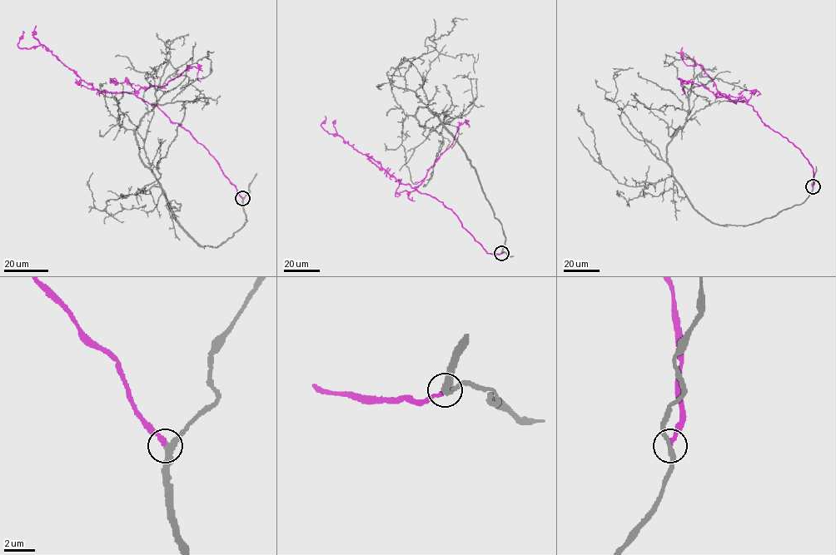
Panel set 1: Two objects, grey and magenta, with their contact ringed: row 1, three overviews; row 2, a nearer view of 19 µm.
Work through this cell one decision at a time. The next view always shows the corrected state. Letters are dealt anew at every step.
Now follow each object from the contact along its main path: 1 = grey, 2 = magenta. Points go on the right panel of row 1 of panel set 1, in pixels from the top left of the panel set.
1: (813, 186), (804, 201), (777, 215), (718, 225), (673, 176), (619, 183), (601, 164), (579, 104)
2: (813, 186), (813, 169), (793, 143), (766, 126), (748, 102), (720, 93), (702, 67), (688, 66), (675, 52)

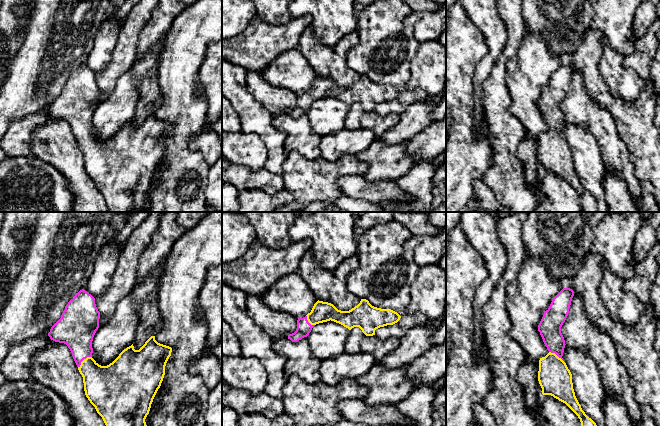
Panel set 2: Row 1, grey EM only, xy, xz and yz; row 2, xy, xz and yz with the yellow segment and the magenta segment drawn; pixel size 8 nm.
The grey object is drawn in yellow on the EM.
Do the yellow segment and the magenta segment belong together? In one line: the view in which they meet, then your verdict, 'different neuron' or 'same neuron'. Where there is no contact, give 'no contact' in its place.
xy | same neuron

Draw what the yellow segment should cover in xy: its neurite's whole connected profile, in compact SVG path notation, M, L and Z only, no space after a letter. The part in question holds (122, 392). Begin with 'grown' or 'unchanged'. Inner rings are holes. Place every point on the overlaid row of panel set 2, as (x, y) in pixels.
grown | M82 289L68 302L48 336L55 342L66 344L70 349L83 377L85 395L106 426L147 426L145 419L163 381L172 348L158 343L155 336L151 336L139 350L135 350L132 344L112 363L101 366L92 358L92 341L99 328L99 319L100 312L95 298Z

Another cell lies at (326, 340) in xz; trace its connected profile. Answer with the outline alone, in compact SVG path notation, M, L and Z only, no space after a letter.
M334 321L316 324L307 336L312 357L321 361L344 353L350 330Z

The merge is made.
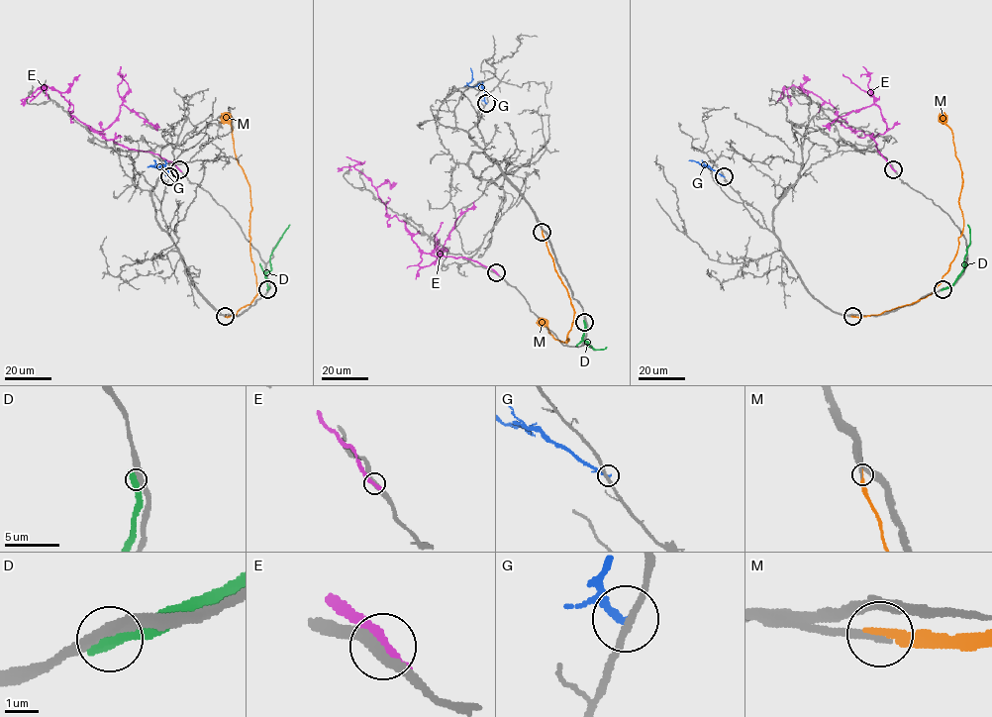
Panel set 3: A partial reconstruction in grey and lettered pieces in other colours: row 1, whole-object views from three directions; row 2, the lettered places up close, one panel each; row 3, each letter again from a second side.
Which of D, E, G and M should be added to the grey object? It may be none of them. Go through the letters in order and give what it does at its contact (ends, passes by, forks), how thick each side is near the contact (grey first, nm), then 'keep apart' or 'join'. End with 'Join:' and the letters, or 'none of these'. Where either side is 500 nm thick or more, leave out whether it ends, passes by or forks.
D: 340 nm thick on the grey side, 550 nm on the other; keep apart
E: it passes by; 240 nm thick on the grey side, 240 nm on the other; keep apart
G: it ends there; 200 nm thick on the grey side, 200 nm on the other; keep apart
M: it ends there; 220 nm thick on the grey side, 260 nm on the other; join
Join: M

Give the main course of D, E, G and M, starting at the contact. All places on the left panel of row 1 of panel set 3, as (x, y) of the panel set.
D: (267, 289), (265, 276), (271, 269), (270, 256), (290, 224)
E: (179, 169), (156, 154), (128, 150), (107, 140), (72, 116), (69, 103), (55, 89), (42, 85), (30, 101)
G: (169, 176), (164, 165), (152, 167), (155, 162), (153, 160)
M: (226, 316), (248, 304), (257, 291), (249, 249), (250, 193), (236, 155), (232, 126), (225, 118)

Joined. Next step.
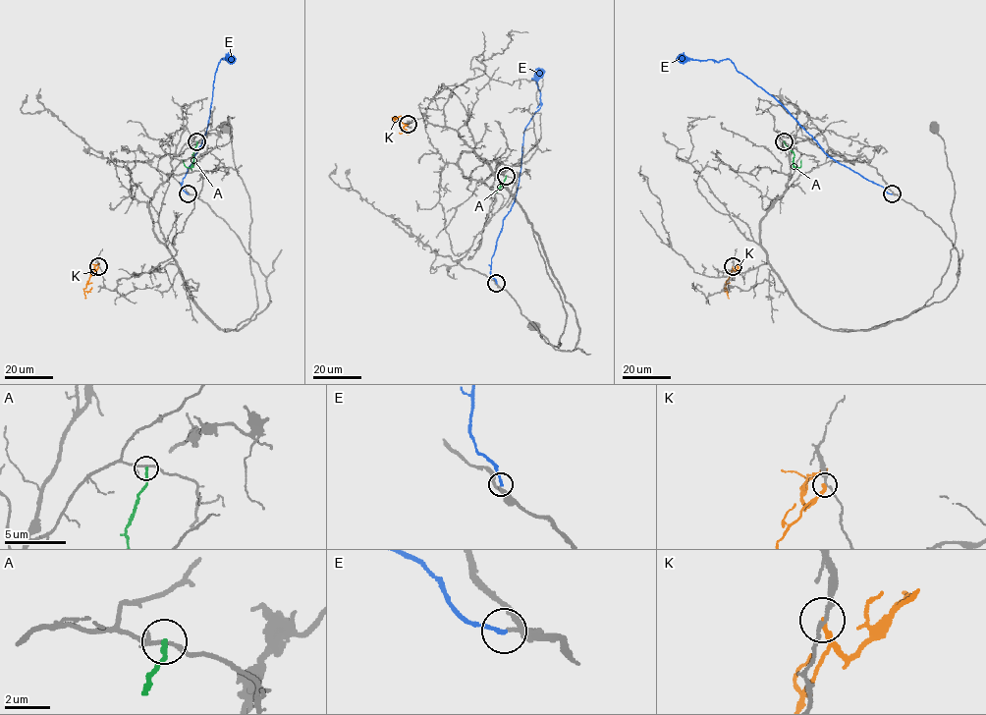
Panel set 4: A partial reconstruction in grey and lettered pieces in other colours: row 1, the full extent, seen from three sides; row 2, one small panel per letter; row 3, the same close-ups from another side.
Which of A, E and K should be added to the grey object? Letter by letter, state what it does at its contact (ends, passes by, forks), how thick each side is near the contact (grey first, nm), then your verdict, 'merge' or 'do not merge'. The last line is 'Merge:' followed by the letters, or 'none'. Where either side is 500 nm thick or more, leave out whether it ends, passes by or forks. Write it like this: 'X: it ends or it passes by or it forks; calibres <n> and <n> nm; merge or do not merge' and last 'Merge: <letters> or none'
A: it ends; calibres 160 and 200 nm; do not merge
E: it ends; calibres 190 and 190 nm; do not merge
K: it ends; calibres 180 and 260 nm; do not merge
Merge: none

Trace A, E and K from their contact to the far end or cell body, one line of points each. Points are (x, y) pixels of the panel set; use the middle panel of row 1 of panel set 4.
A: (506, 176), (502, 186), (491, 192)
E: (496, 283), (490, 274), (491, 258), (517, 194), (523, 130), (541, 106), (536, 82), (541, 68)
K: (408, 124), (392, 118), (401, 116)

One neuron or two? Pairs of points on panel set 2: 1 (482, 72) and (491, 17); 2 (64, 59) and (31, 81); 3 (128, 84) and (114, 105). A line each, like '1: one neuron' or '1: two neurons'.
1: one neuron
2: one neuron
3: one neuron

